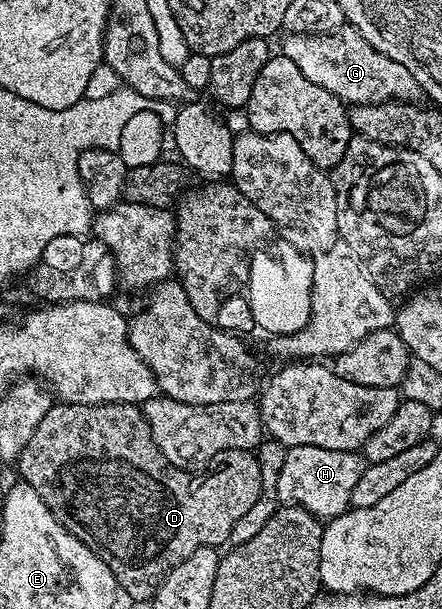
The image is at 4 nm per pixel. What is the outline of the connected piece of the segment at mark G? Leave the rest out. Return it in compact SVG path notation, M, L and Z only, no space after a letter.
M350 28L333 34L287 34L284 39L282 57L293 60L308 80L321 84L321 88L333 92L345 104L376 106L382 102L420 101L421 91L409 68L377 52L373 44Z

